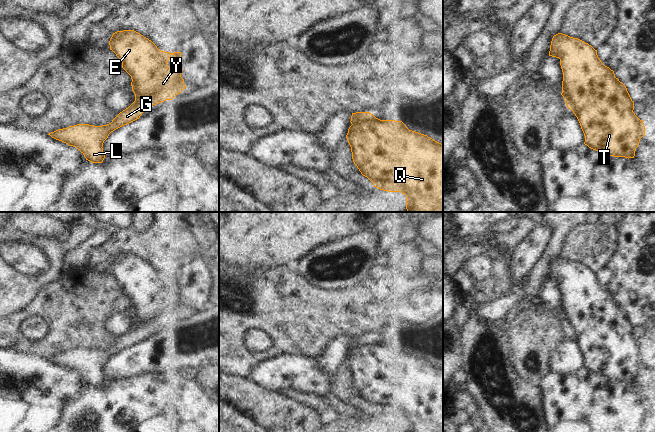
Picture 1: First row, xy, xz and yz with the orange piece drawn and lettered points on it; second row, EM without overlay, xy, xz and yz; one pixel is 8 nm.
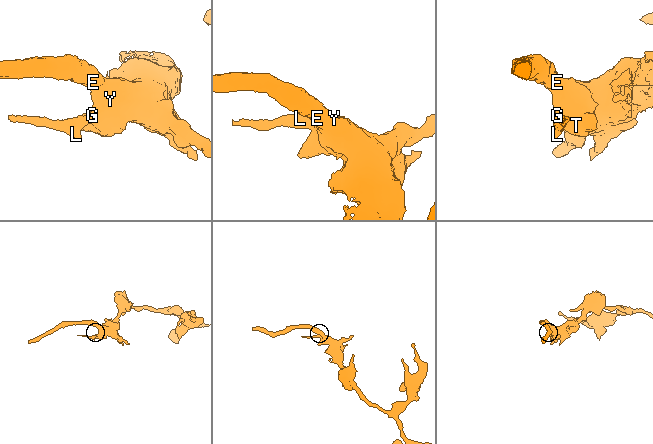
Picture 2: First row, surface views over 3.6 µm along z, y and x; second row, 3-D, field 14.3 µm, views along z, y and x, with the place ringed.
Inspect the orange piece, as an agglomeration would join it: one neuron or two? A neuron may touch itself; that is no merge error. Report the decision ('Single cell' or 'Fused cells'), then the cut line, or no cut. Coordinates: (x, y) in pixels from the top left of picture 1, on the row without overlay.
Fused cells. Split along xz (368, 336), (361, 344), (352, 348).

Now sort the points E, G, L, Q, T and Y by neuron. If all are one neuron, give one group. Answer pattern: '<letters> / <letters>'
E Q T Y / G L

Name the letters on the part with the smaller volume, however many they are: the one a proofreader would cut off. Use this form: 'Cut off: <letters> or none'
Cut off: G, L.

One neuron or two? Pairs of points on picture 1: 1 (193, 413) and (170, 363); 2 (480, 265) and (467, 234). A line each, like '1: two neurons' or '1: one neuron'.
1: two neurons
2: two neurons

